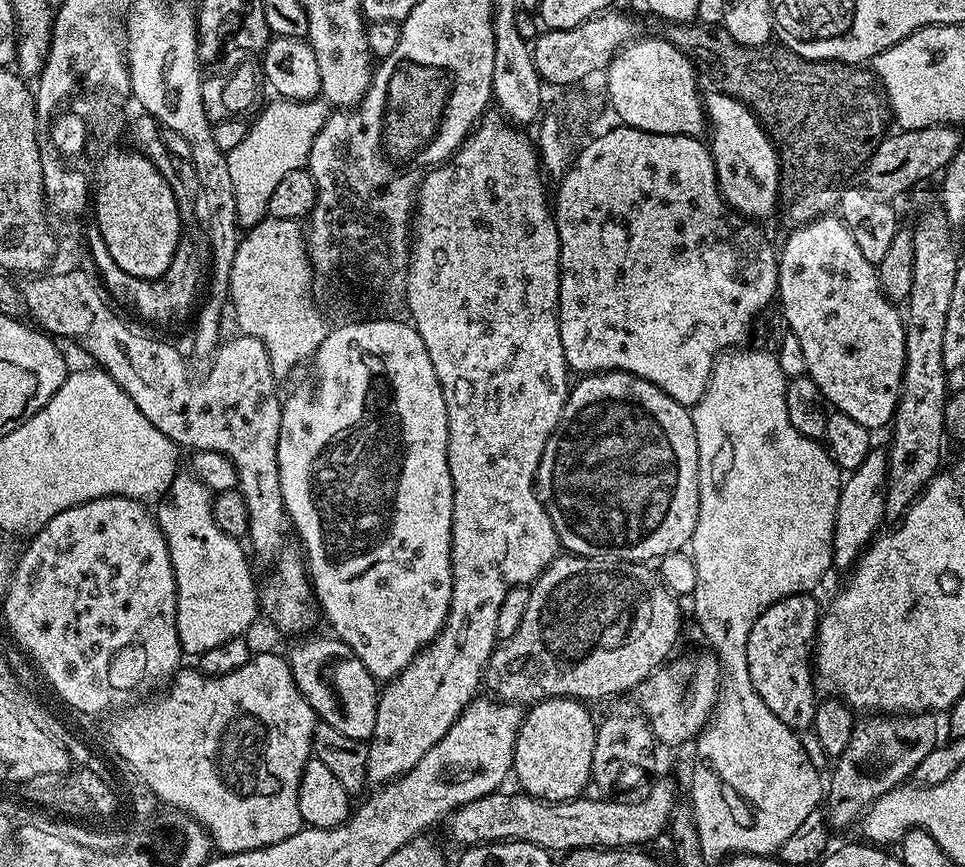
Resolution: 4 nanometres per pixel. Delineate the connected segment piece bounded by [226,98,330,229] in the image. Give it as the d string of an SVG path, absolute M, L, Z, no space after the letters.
M317 98L314 100L281 100L273 99L273 104L264 108L264 113L255 121L251 121L246 138L234 146L234 150L226 153L228 165L230 166L230 178L234 181L234 202L238 202L236 219L240 221L245 229L250 229L268 216L270 206L270 194L274 194L278 182L290 174L290 170L298 170L305 167L308 162L308 155L314 146L314 138L318 130L328 121L330 105L327 100Z

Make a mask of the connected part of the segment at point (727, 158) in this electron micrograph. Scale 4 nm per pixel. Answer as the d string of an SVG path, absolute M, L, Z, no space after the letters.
M715 90L709 91L709 93L709 96L707 93L703 97L704 115L710 136L712 132L710 151L720 195L733 211L737 211L749 219L759 220L758 218L766 218L771 213L773 215L777 211L780 194L780 159L776 156L775 144L764 133L760 119L746 105Z

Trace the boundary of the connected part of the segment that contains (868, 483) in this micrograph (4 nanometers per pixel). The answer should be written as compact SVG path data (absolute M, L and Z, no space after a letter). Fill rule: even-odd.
M874 450L866 454L866 462L852 472L840 486L838 510L834 518L834 538L832 539L832 562L838 569L851 569L860 559L861 552L872 543L885 523L884 503L888 489L888 454L884 450Z

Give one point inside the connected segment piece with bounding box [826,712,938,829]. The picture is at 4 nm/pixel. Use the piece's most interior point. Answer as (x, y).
(885, 749)

